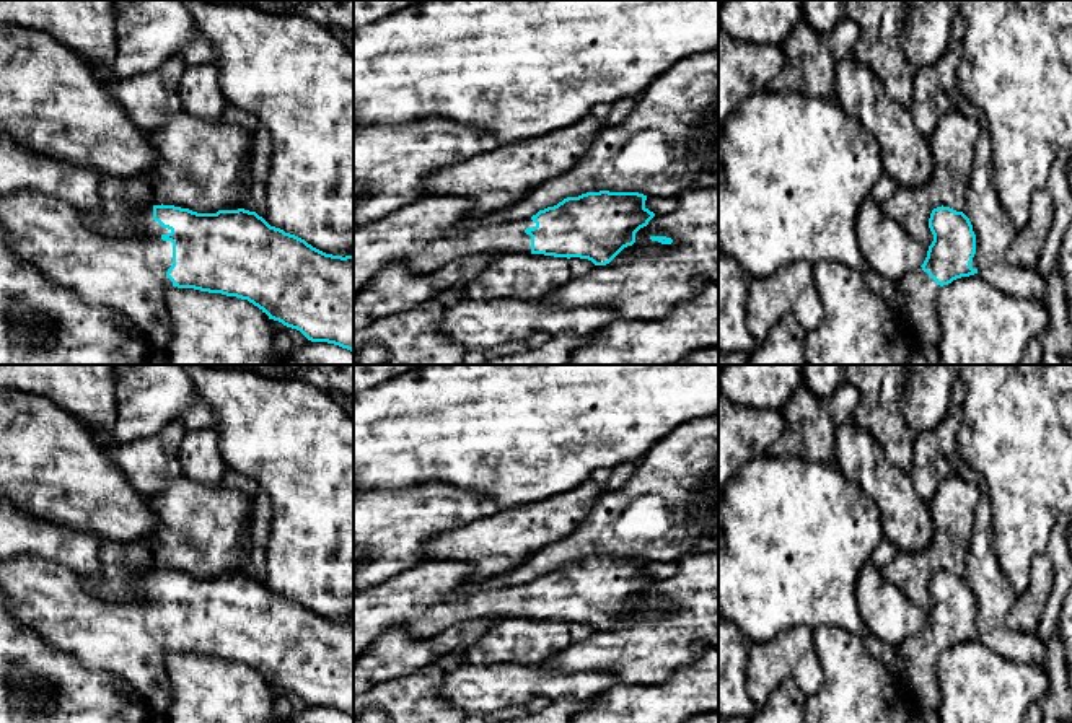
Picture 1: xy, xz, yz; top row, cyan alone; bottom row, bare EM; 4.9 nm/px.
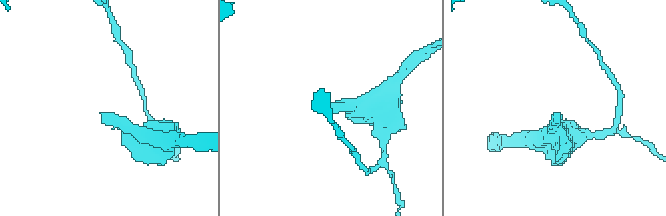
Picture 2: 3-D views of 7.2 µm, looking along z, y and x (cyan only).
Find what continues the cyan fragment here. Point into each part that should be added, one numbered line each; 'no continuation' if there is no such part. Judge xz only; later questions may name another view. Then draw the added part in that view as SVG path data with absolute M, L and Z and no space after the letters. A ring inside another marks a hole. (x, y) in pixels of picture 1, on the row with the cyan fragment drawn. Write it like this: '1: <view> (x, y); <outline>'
1: xz (424, 236); M425 195L384 218L354 228L354 296L391 264L404 264L409 274L425 275L463 256L531 254L531 236L525 233L526 228L536 226L531 218L487 228L459 230L458 225L471 217L472 208L474 202L463 197Z

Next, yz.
1: yz (921, 293); M922 267L907 272L898 283L917 342L925 348L937 347L942 335L938 318L938 295L942 287Z

